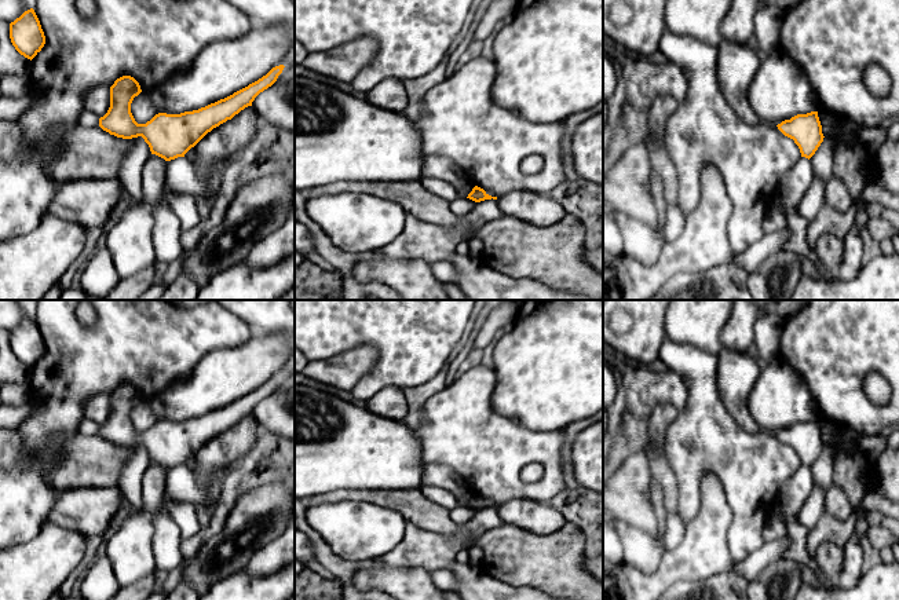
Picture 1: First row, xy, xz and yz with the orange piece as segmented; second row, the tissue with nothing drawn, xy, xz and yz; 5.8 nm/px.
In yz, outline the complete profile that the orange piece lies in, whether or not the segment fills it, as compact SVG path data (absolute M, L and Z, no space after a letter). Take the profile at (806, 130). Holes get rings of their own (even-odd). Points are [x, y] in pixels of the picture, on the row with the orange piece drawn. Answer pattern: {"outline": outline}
{"outline": "M818 111L797 114L776 125L787 138L798 146L801 157L811 158L823 142L822 125Z"}

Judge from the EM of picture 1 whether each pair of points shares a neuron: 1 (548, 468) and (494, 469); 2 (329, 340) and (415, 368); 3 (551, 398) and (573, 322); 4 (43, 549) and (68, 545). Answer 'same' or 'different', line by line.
1: same
2: same
3: same
4: same

